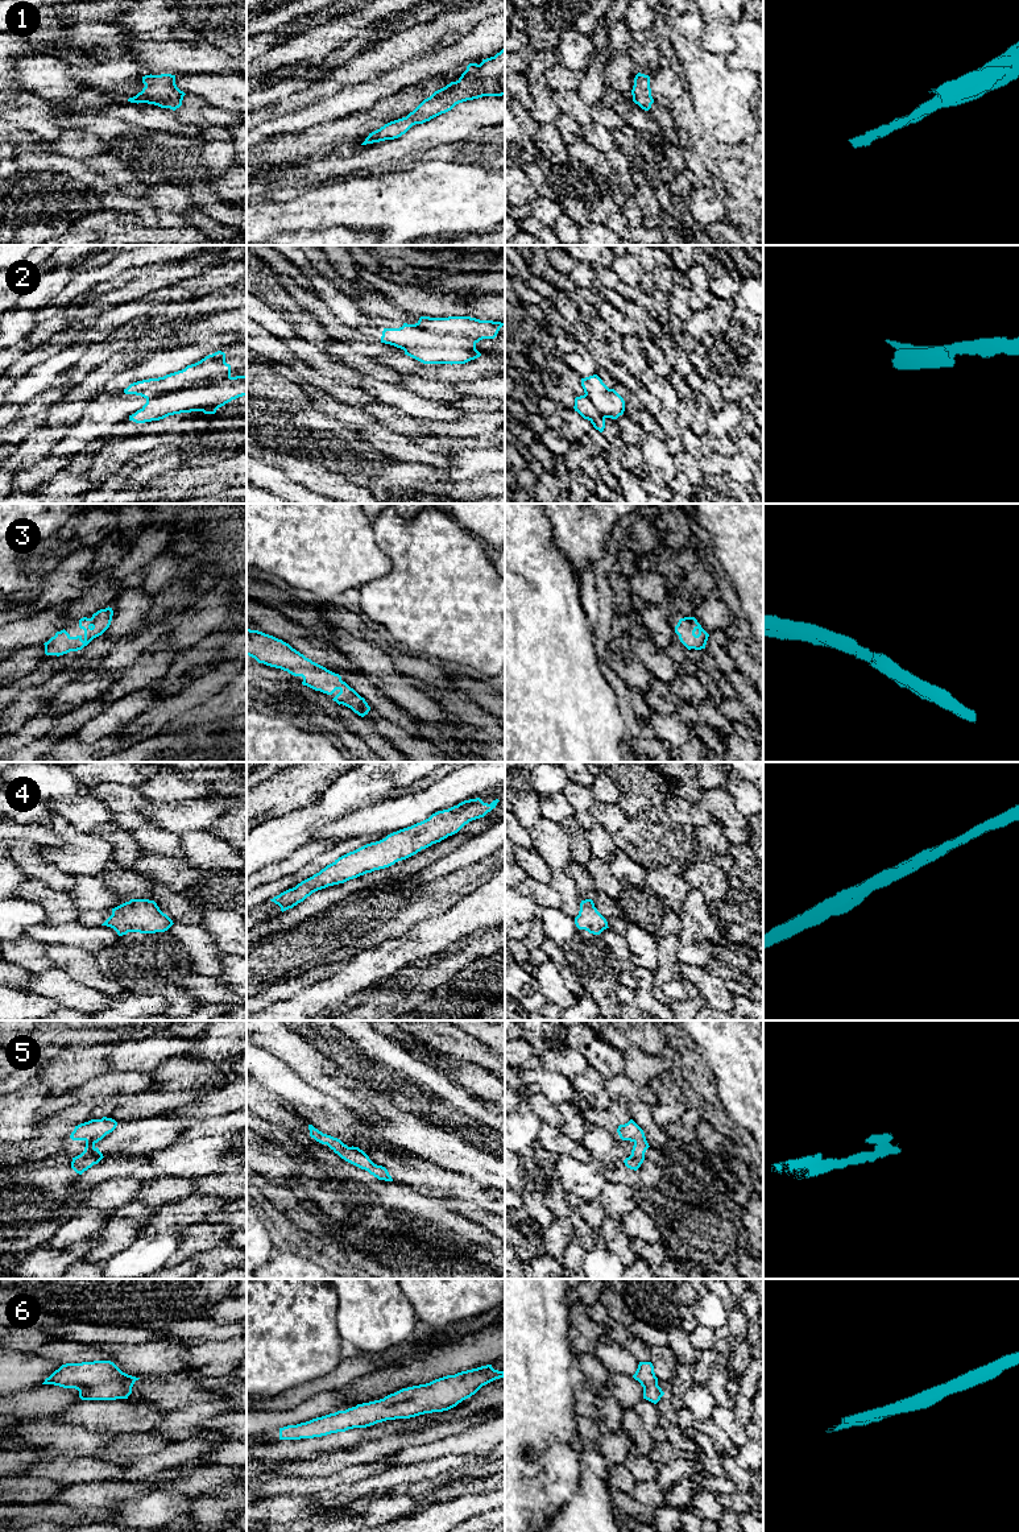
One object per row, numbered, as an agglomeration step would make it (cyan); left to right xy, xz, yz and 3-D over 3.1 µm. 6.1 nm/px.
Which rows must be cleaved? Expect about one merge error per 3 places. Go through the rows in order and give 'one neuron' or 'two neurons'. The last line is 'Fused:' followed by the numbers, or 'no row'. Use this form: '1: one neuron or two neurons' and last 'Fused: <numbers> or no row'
1: one neuron
2: two neurons
3: one neuron
4: one neuron
5: one neuron
6: one neuron
Fused: 2

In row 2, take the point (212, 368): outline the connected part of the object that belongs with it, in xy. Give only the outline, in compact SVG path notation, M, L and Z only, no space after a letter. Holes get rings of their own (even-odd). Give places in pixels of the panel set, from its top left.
M218 351L185 369L158 378L149 378L131 384L125 394L136 394L146 401L181 389L215 384L231 376L231 365L225 363L225 353Z

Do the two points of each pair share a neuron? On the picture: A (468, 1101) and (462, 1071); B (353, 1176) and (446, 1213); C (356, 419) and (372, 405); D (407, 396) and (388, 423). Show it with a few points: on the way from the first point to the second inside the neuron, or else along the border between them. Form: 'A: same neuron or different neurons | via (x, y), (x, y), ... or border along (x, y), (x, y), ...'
A: different neurons | border along (439, 1071), (491, 1105)
B: same neuron | via (376, 1183), (390, 1185), (406, 1200), (423, 1208)
C: different neurons | border along (368, 413), (378, 419)
D: different neurons | border along (393, 406), (413, 417), (427, 419)

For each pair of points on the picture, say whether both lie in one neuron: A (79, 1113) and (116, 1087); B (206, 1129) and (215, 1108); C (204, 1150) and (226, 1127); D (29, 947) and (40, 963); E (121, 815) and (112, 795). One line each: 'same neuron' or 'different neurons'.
A: different neurons
B: different neurons
C: different neurons
D: same neuron
E: same neuron

